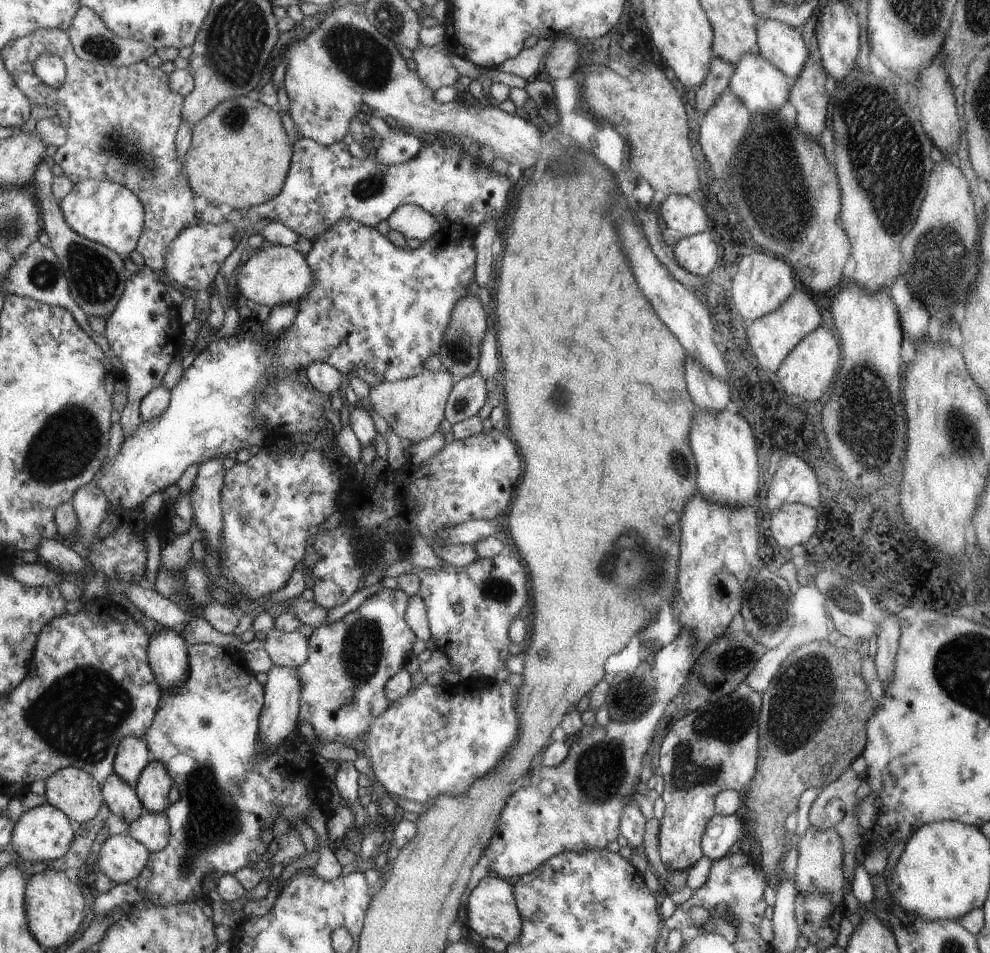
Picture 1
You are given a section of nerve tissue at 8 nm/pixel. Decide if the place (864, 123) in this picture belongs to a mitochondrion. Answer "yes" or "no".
yes

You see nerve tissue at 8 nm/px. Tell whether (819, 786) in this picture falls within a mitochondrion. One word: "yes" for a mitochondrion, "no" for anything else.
no

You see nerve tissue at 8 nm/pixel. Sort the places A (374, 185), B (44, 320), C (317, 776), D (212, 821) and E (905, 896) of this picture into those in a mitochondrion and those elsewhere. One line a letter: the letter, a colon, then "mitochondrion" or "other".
A: mitochondrion
B: other
C: other
D: mitochondrion
E: other

